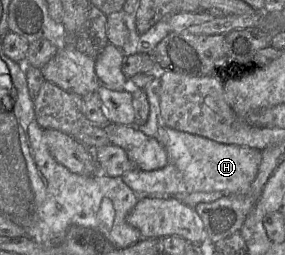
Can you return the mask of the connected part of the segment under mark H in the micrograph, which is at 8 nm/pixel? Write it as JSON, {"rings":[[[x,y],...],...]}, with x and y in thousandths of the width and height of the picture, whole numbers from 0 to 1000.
{"rings":[[[544,302],[505,345],[523,400],[523,455],[512,482],[484,498],[484,506],[509,529],[558,553],[586,596],[589,639],[579,655],[537,671],[470,663],[442,675],[425,694],[432,714],[488,773],[607,773],[618,761],[758,749],[786,753],[789,765],[867,757],[902,686],[919,624],[916,592],[877,576],[765,561],[709,533],[635,518],[589,498],[561,443],[561,341],[561,310]]]}

